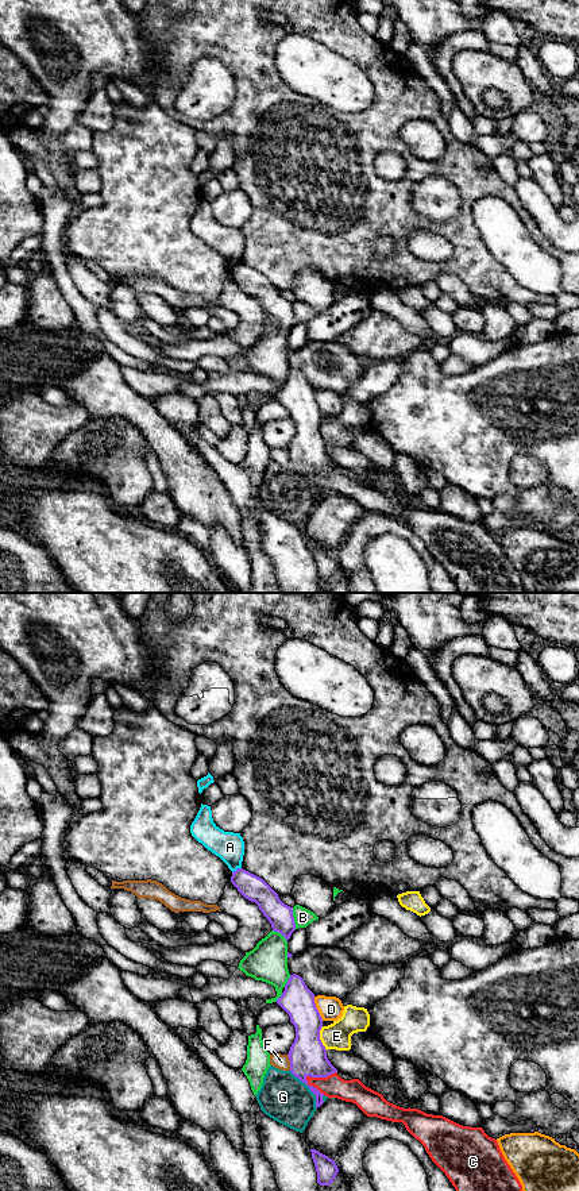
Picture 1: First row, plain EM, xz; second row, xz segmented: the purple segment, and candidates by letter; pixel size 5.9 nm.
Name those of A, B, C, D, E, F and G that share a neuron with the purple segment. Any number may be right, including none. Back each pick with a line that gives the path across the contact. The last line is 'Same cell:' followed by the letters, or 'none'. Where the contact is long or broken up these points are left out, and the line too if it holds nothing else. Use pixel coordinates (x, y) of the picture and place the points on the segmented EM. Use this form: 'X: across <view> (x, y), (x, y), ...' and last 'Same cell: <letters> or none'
Same cell: none

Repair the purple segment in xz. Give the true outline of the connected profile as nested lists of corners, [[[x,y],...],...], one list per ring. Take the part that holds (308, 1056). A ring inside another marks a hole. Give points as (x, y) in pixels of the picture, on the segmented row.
[[[293,974],[277,1003],[289,1014],[296,1028],[296,1038],[287,1053],[290,1072],[309,1087],[316,1095],[316,1107],[320,1107],[324,1094],[309,1086],[306,1078],[327,1078],[337,1069],[328,1060],[320,1040],[323,1018],[314,1003],[314,994],[300,975]]]

